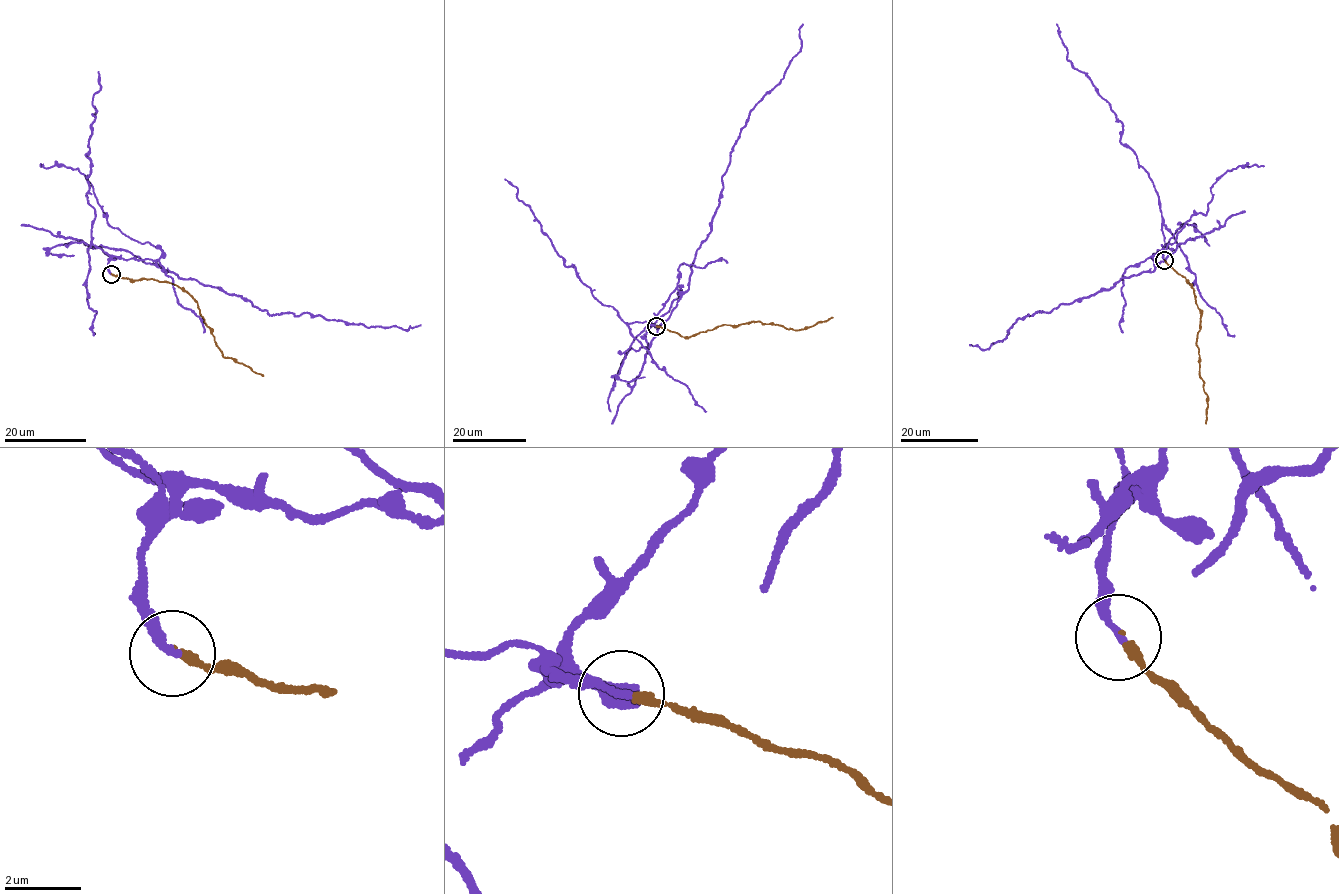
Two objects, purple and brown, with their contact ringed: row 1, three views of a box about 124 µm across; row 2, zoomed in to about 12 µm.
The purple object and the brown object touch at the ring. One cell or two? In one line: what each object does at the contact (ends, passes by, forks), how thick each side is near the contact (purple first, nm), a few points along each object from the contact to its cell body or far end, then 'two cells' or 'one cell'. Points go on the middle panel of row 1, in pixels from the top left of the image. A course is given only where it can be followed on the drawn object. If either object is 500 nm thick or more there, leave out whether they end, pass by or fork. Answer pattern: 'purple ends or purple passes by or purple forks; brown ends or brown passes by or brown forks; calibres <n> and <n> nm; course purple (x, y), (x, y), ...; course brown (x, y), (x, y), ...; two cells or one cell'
purple ends; brown ends; calibres 240 and 190 nm; course purple (656, 326), (648, 323), (674, 291), (688, 289), (732, 148), (750, 110), (800, 50), (802, 24); course brown (656, 326), (688, 337), (724, 324), (738, 326), (757, 321), (796, 330), (833, 317); two cells

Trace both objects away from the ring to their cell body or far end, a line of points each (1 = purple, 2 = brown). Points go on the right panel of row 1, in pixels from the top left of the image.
1: (1164, 260), (1166, 244), (1152, 257), (1153, 272), (1017, 319), (988, 348), (969, 344)
2: (1164, 260), (1193, 288), (1201, 315), (1196, 343), (1199, 377), (1208, 397), (1206, 424)

